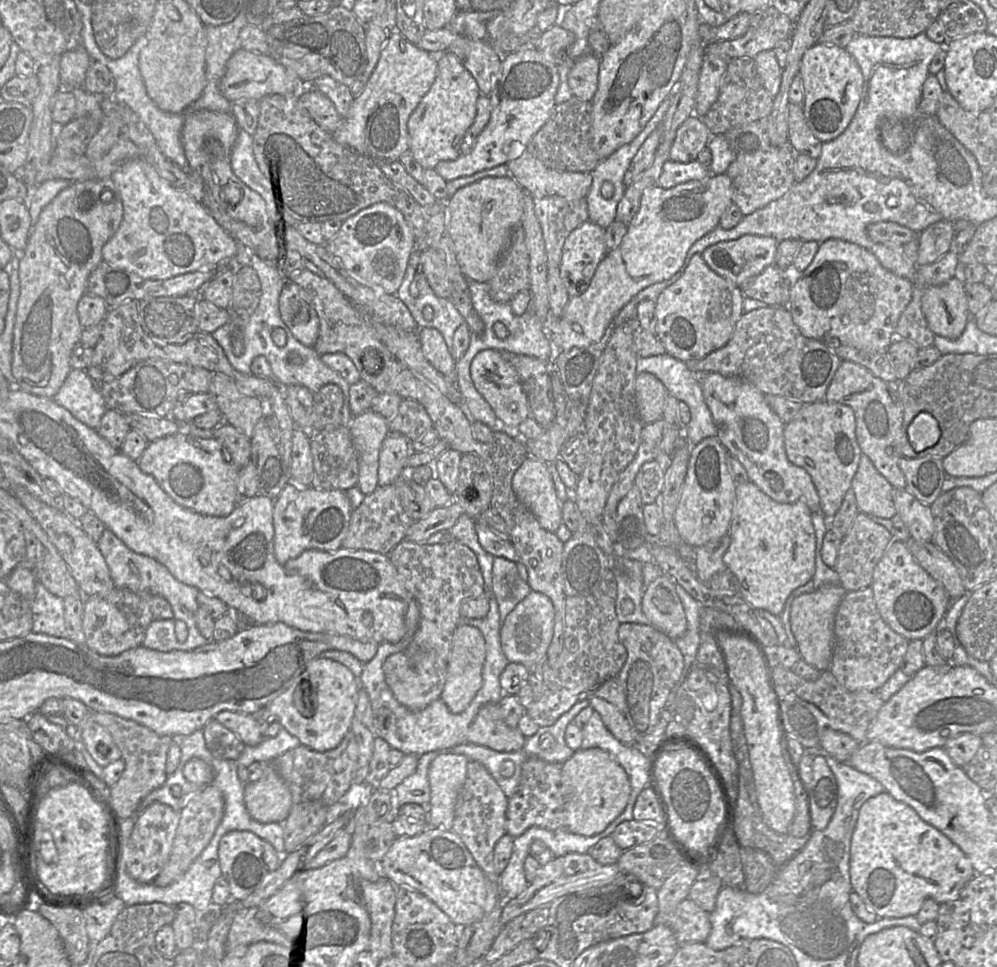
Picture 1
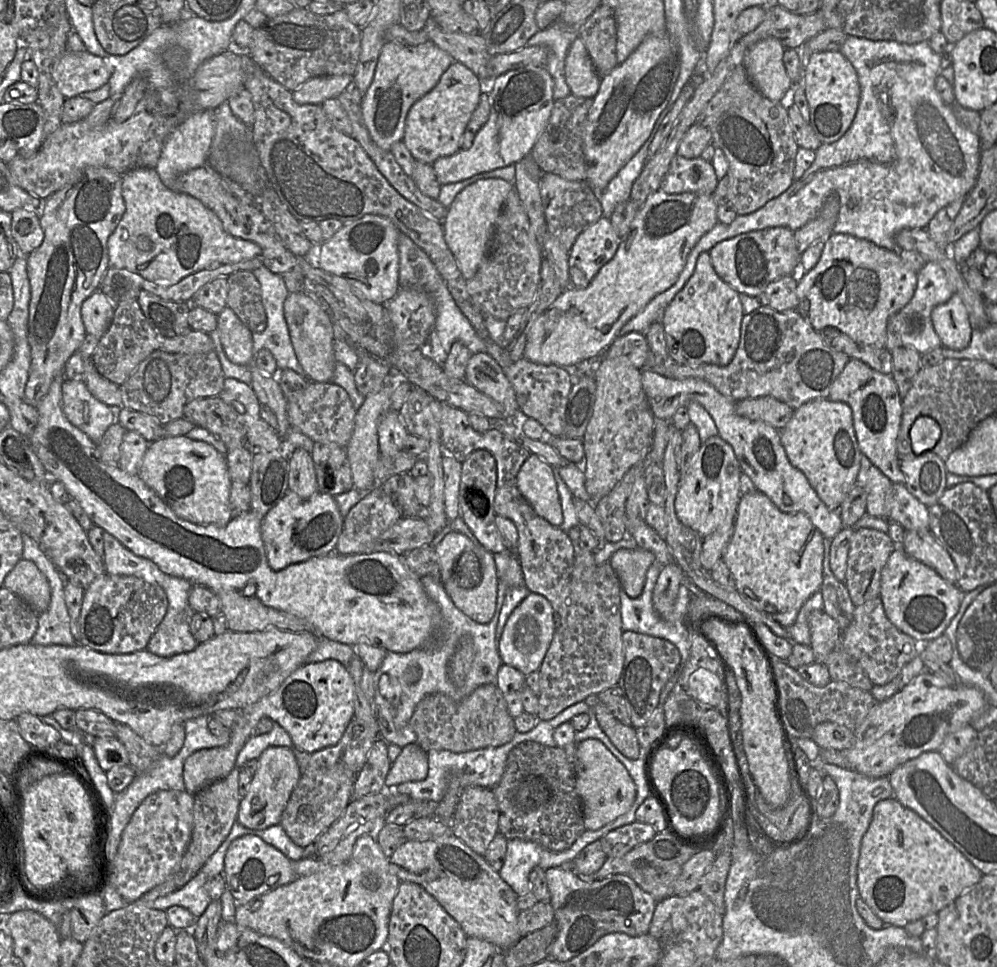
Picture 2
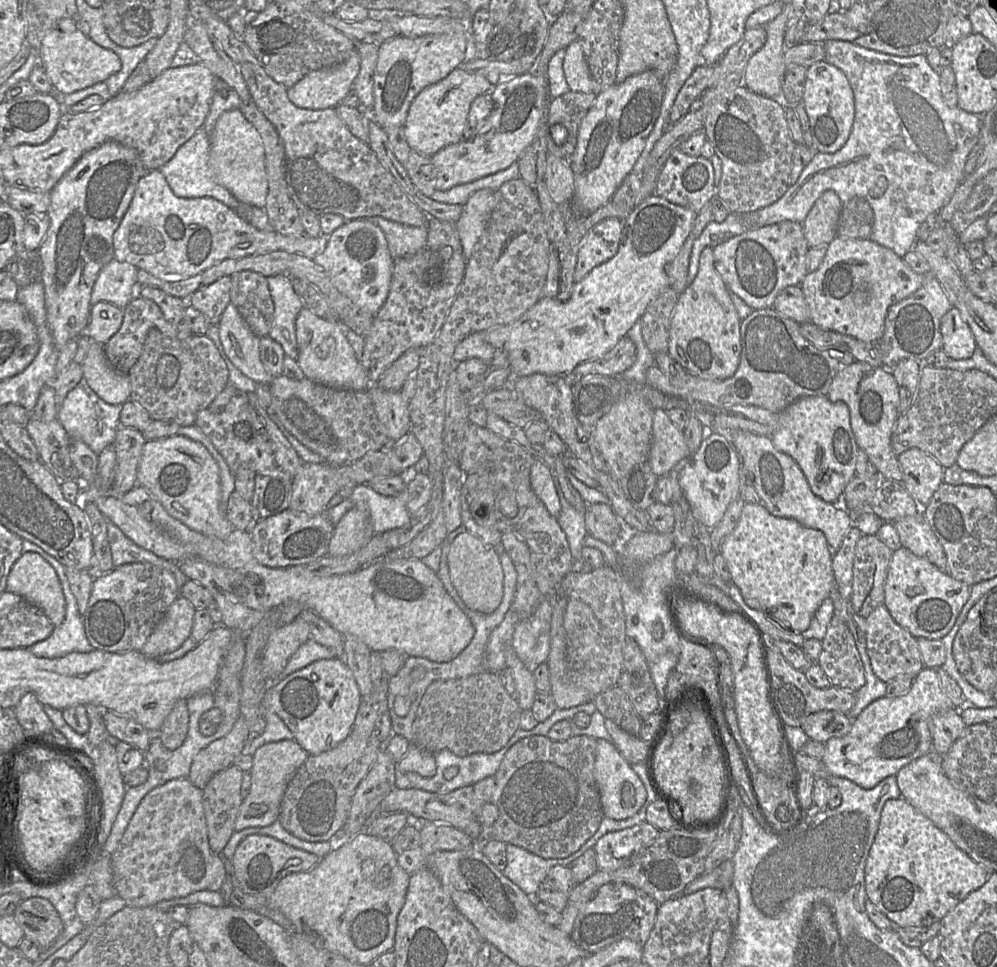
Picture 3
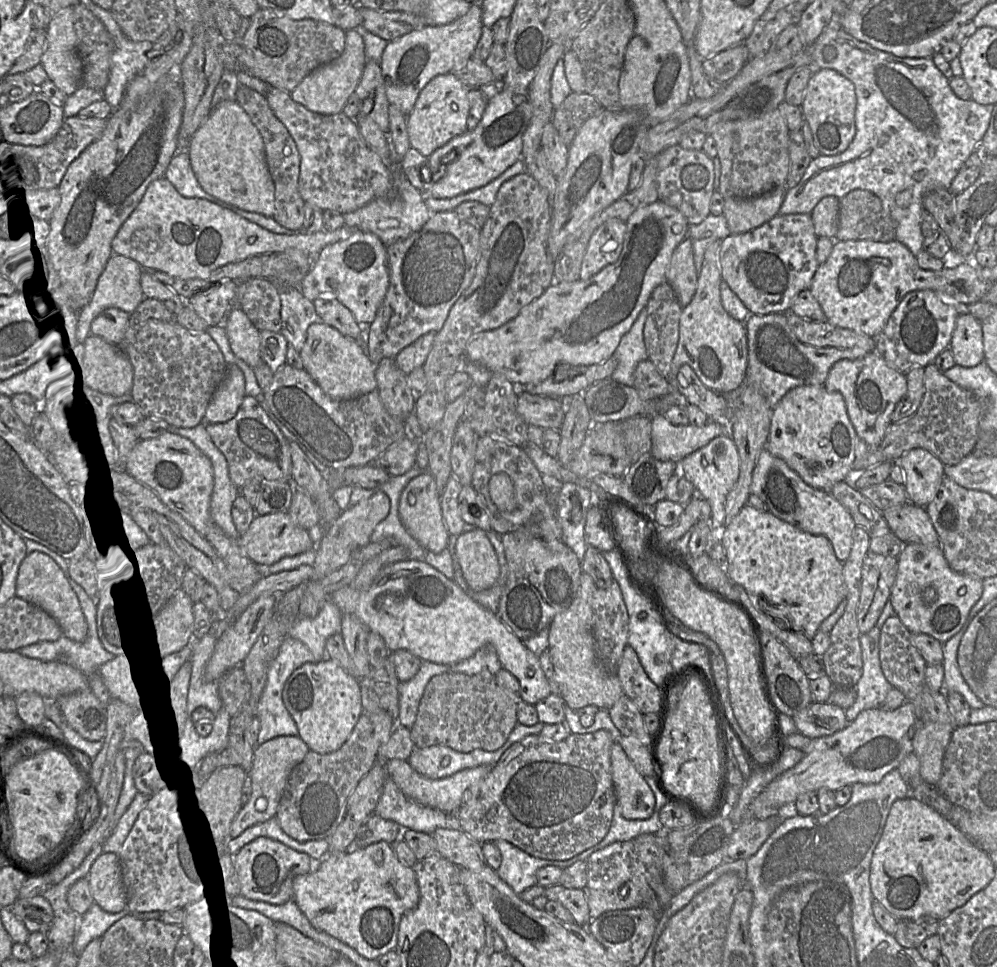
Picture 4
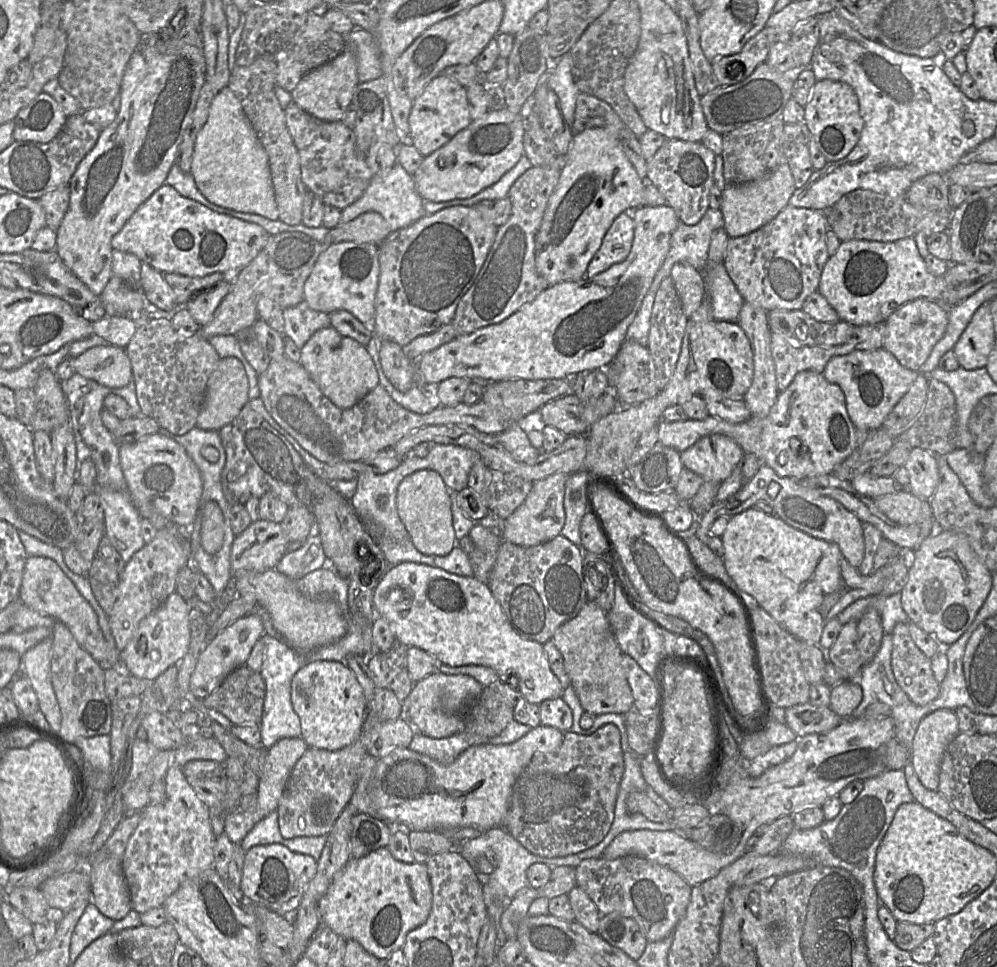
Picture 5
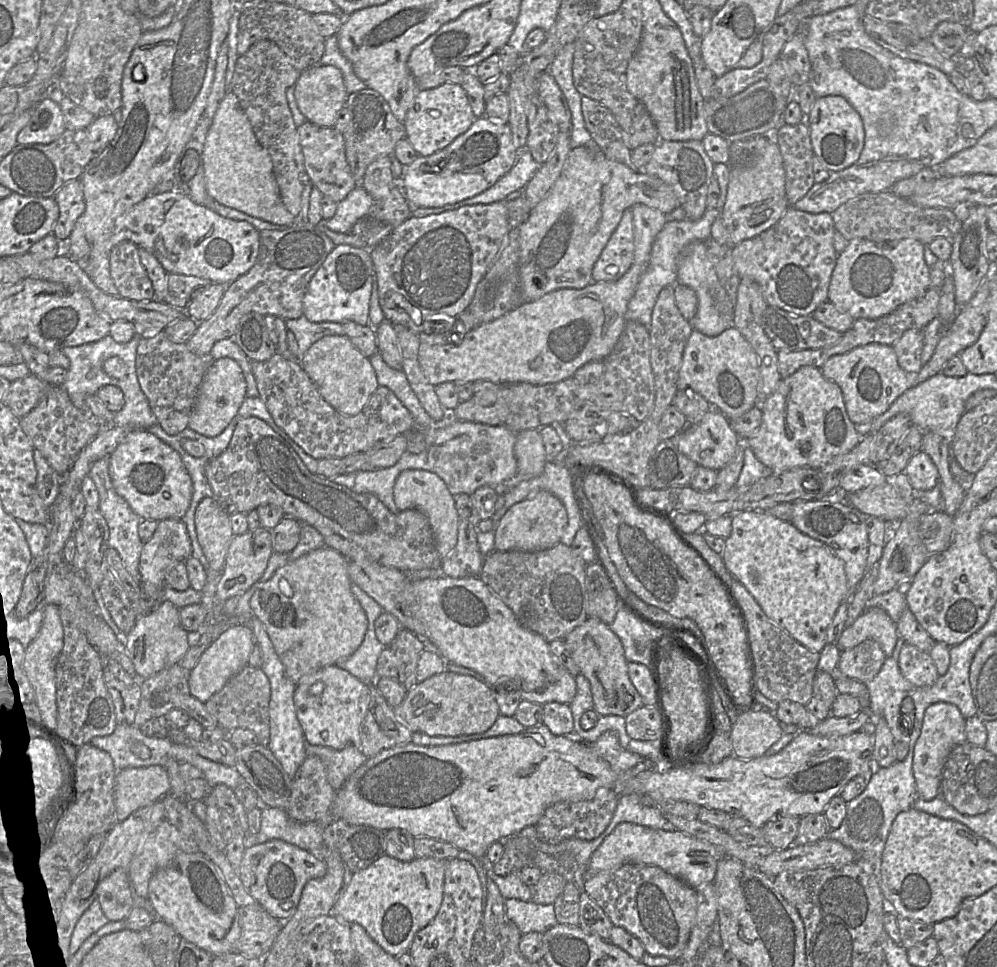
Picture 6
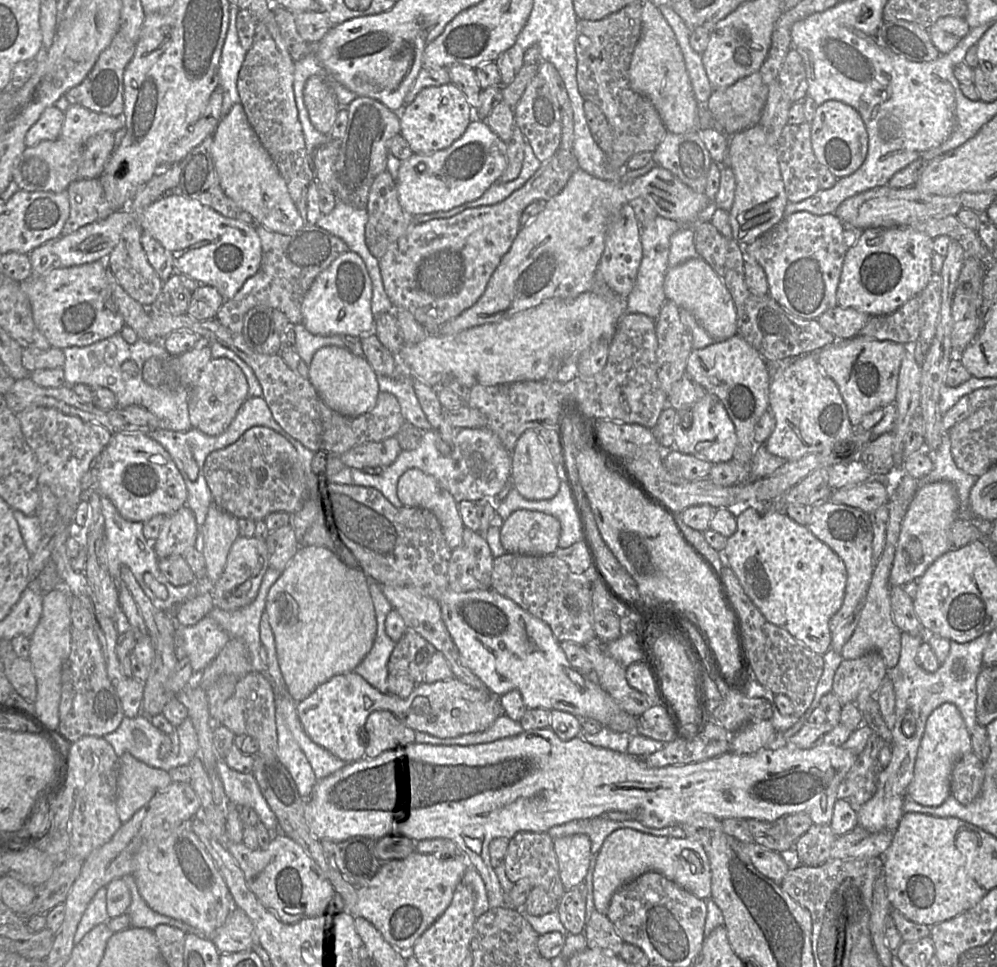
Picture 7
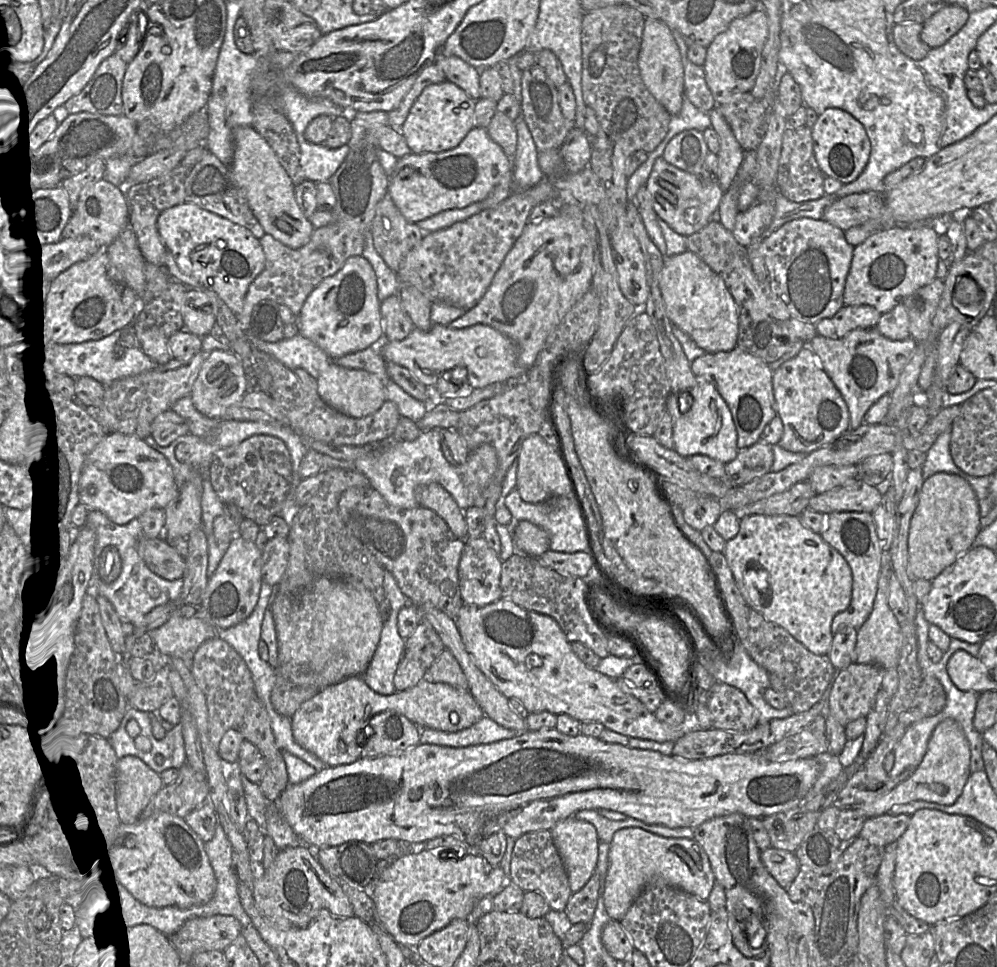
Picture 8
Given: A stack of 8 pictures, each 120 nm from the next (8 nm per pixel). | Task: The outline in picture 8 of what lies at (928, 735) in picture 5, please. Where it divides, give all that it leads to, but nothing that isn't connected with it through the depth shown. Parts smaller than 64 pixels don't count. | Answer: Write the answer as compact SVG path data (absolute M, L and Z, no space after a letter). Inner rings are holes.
M947 718L934 729L922 761L907 780L887 794L877 797L871 802L864 802L851 808L856 809L863 817L868 819L889 813L893 806L913 801L952 805L961 795L970 774L969 742L960 724L952 718Z

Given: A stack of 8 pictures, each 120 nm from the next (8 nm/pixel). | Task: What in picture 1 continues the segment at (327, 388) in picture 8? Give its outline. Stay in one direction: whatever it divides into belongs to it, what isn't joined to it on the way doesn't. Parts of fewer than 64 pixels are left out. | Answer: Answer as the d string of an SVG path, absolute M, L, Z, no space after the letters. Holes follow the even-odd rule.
M287 281L279 296L279 310L293 336L303 345L314 347L319 335L319 318L308 292Z

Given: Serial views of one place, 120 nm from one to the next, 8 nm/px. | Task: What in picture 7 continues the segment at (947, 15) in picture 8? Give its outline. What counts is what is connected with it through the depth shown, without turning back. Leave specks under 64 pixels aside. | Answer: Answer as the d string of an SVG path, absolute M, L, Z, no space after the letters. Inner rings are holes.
M947 16L938 19L928 33L933 45L944 55L952 51L970 29L965 18Z

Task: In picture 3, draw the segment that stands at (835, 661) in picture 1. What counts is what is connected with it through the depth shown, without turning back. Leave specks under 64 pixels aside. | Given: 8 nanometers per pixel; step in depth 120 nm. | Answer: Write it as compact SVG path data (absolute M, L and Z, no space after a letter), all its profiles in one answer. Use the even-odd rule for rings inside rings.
M884 604L866 618L866 649L873 672L885 683L900 675L915 678L924 668L917 639L895 622Z

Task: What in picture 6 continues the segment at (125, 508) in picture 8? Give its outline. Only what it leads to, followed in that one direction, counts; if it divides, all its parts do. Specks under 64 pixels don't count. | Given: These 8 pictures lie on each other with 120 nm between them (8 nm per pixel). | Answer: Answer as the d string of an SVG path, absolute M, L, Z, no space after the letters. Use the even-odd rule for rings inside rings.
M133 429L109 455L109 473L116 492L141 518L161 521L183 518L193 485L179 453L147 429Z

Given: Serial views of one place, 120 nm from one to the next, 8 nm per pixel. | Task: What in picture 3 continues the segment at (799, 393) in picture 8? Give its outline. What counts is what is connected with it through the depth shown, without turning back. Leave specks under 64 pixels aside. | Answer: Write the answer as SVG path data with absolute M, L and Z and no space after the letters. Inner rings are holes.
M827 396L802 397L779 413L777 426L770 438L777 450L789 455L798 464L817 497L840 505L846 486L856 475L859 450L850 425L850 411L844 402L831 402ZM663 409L654 410L652 443L648 462L652 471L660 476L667 475L679 464L690 459L683 430L679 429Z

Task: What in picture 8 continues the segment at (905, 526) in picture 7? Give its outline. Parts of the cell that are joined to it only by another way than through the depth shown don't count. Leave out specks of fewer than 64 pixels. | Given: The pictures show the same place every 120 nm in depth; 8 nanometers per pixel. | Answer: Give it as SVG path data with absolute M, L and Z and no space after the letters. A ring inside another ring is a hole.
M938 472L922 484L908 534L908 575L914 581L932 581L969 548L981 530L976 494L961 476Z

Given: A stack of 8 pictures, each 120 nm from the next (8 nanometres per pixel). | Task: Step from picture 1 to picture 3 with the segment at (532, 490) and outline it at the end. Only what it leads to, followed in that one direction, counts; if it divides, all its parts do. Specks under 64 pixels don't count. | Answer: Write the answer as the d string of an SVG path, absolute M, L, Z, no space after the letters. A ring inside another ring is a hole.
M535 459L531 466L530 484L549 513L557 518L561 511L560 499L554 485L550 468L539 459Z

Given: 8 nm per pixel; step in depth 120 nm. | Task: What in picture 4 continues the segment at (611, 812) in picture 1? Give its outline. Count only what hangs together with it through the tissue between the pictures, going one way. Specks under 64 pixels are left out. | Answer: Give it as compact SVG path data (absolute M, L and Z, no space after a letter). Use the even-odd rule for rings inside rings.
M618 742L611 746L610 761L613 788L622 816L627 820L650 818L655 797Z

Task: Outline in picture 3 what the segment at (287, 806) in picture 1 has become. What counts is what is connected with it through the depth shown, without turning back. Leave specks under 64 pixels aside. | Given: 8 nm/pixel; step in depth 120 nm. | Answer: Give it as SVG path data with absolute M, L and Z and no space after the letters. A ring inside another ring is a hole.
M294 739L266 743L255 751L252 769L249 772L250 791L242 801L235 821L235 831L249 827L266 827L278 820L287 784L308 756L309 754Z

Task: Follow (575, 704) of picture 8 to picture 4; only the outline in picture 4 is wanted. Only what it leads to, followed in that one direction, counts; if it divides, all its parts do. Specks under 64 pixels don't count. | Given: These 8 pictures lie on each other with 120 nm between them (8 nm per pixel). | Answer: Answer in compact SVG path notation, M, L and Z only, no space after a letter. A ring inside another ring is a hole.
M408 558L389 564L382 568L368 590L358 591L349 585L334 591L330 599L342 614L356 615L371 632L378 633L384 639L390 652L404 649L422 661L453 665L472 657L479 648L490 644L494 646L502 668L519 681L522 701L535 705L551 694L539 657L505 626L497 614L482 607L453 580L448 579L425 560Z

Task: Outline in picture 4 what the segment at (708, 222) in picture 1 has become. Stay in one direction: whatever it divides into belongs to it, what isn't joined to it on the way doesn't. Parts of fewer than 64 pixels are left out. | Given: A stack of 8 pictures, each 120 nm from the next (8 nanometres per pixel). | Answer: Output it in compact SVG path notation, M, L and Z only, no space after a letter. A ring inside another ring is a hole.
M657 200L651 204L636 209L626 220L626 233L624 236L623 246L618 259L592 277L586 280L576 280L573 282L553 282L538 298L533 300L528 305L524 306L518 315L509 320L502 326L479 332L474 335L466 345L464 357L468 361L479 363L486 367L491 373L500 373L516 386L523 386L528 383L538 383L546 378L553 376L555 371L561 369L560 365L569 364L573 366L589 366L599 364L610 358L618 347L623 335L631 328L632 324L638 317L639 313L647 306L648 300L653 290L666 281L666 272L676 247L687 237L687 231L690 224L685 216L676 208L667 205L666 203Z

